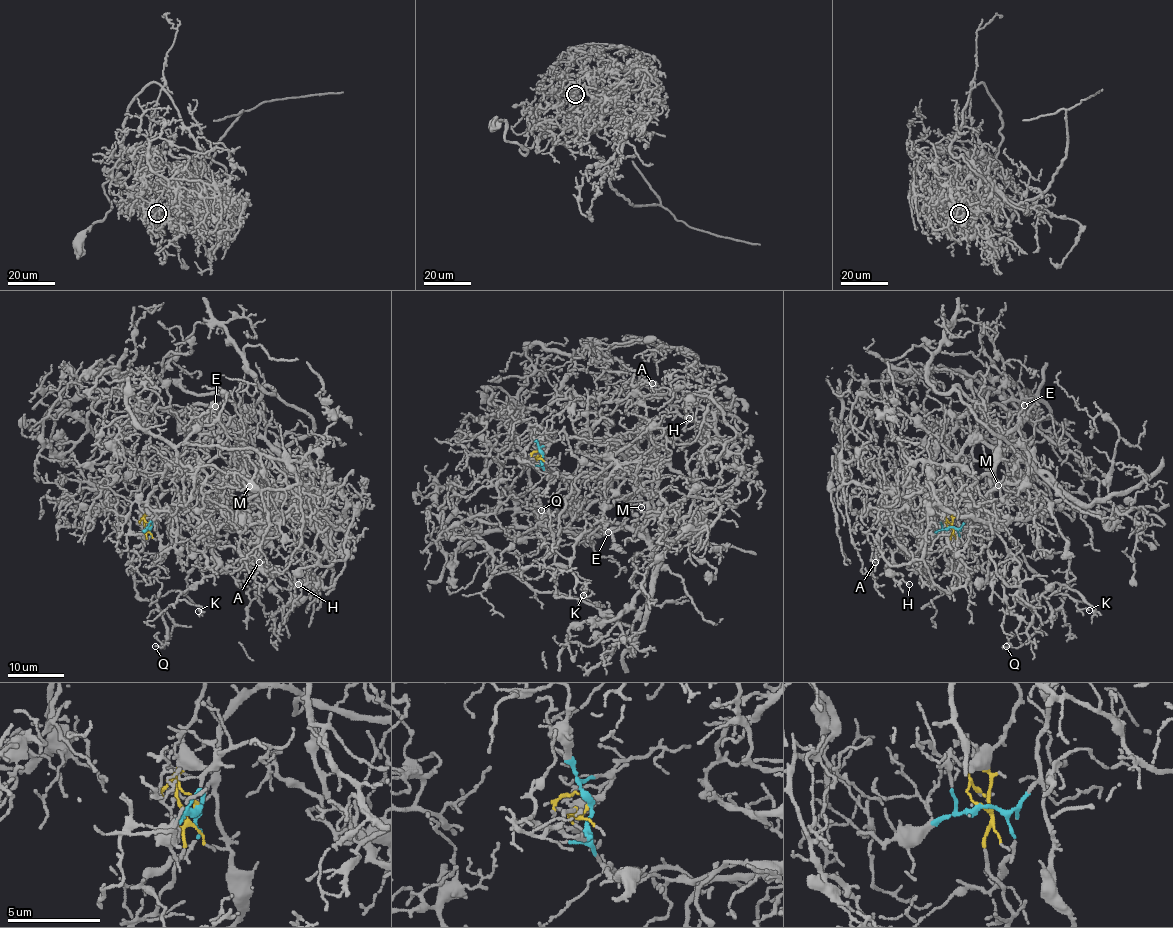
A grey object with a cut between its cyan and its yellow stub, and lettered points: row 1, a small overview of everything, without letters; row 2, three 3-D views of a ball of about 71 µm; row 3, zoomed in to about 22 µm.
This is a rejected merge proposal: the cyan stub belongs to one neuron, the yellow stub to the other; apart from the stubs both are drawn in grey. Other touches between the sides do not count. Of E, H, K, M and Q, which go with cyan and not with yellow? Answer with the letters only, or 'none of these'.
H, K, M, Q

